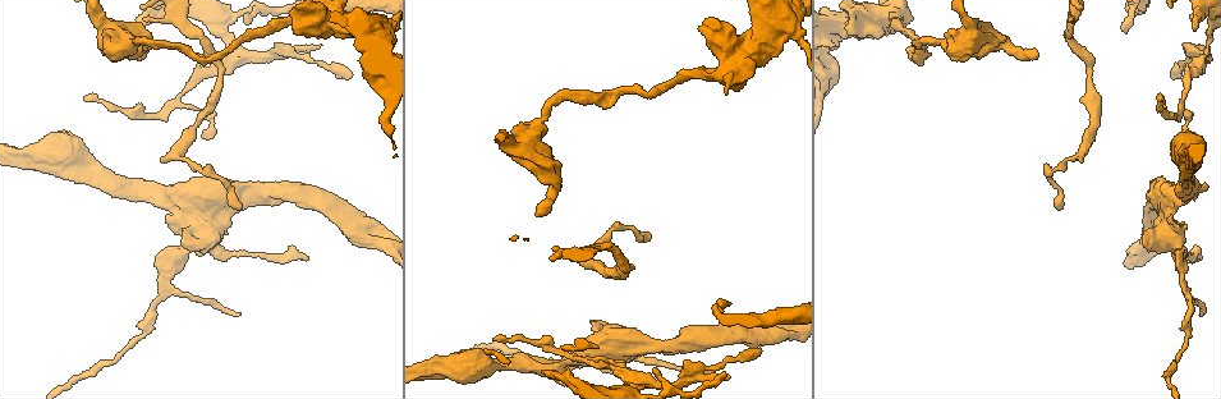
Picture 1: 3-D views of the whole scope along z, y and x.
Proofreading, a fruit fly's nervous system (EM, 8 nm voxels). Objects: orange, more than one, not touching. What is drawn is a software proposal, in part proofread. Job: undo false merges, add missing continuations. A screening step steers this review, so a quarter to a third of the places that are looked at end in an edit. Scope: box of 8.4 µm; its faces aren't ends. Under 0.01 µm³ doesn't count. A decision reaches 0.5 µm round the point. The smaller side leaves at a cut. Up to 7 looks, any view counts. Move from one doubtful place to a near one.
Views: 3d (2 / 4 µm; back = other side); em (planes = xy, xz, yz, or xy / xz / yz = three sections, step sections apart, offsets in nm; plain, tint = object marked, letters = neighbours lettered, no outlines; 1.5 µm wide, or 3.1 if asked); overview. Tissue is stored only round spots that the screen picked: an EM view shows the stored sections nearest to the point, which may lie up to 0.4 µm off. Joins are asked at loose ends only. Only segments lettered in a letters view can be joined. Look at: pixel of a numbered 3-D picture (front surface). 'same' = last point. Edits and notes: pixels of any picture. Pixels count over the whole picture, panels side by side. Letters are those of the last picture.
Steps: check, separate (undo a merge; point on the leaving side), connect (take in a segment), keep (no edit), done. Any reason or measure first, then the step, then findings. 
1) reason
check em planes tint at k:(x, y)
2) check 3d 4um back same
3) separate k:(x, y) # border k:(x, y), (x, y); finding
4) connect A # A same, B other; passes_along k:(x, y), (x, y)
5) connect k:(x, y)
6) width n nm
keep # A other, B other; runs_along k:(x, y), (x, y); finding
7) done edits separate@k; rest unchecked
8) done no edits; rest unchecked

long arm stops here
check em xy step 4 plain at 1:(240, 208)

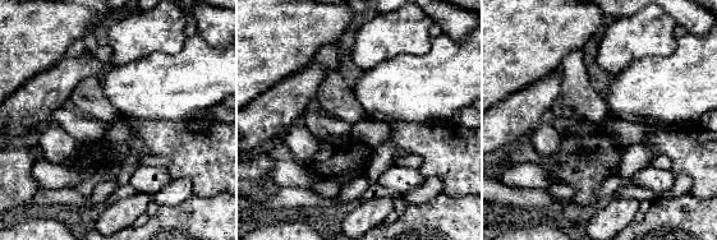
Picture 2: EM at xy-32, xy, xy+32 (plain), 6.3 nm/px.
where the object lies
check em xy step 4 tint same

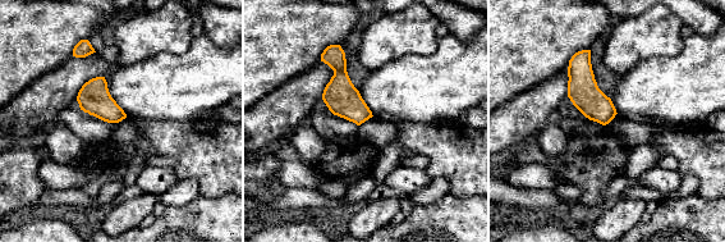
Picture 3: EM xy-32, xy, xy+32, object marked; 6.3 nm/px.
see the neighbours
check em xy step 4 letters same

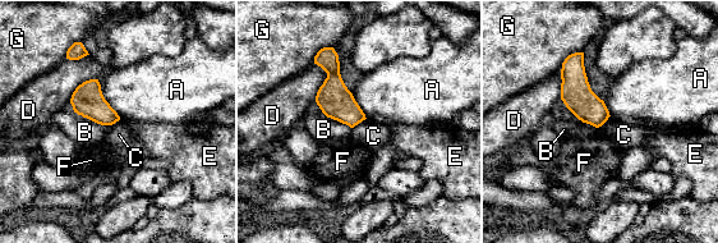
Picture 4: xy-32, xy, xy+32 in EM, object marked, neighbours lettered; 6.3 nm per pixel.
width 160 nm
keep # A other, B other, C other, D other, E other, F other, G other; border 4:(366, 118), (353, 128); none of them fits

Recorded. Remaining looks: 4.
an open end
check em xy step 8 letters at 1:(1193, 29)

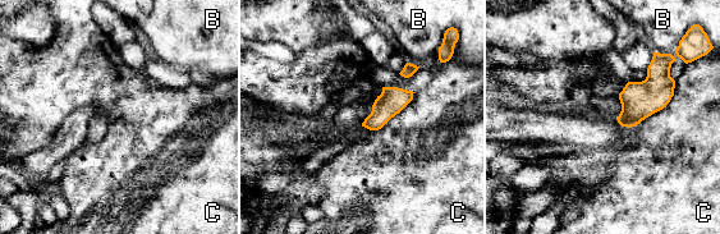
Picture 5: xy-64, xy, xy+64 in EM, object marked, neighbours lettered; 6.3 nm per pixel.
check em planes letters same

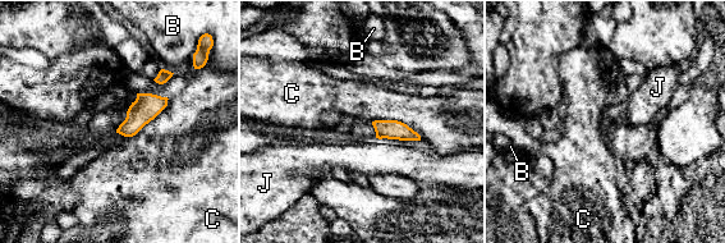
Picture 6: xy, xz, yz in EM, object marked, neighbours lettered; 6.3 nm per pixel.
keep # B other, C other, J other; border 6:(169, 99), (134, 134), (116, 133); none of them fits

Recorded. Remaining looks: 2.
sudden change in width
check em planes tint at 1:(545, 108)

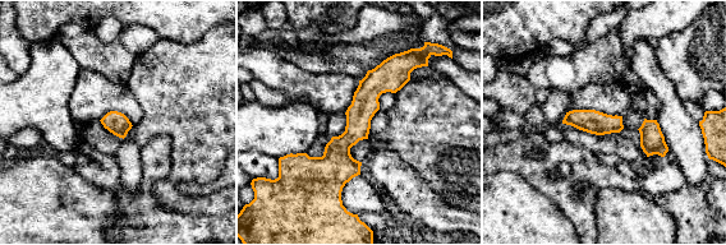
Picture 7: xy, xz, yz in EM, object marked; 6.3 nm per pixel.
what lies round it
check em planes letters same

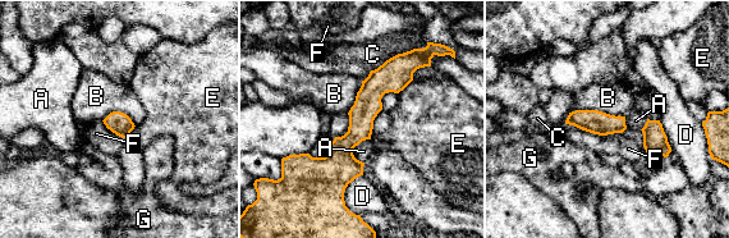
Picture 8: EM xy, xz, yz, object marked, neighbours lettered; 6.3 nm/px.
width 140 nm
keep # A other, B other, C other, D other, E other, F other, G other; runs_along 8:(420, 51), (368, 100), (348, 175); one neuron here

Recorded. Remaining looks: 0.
done no edits; rest unchecked

